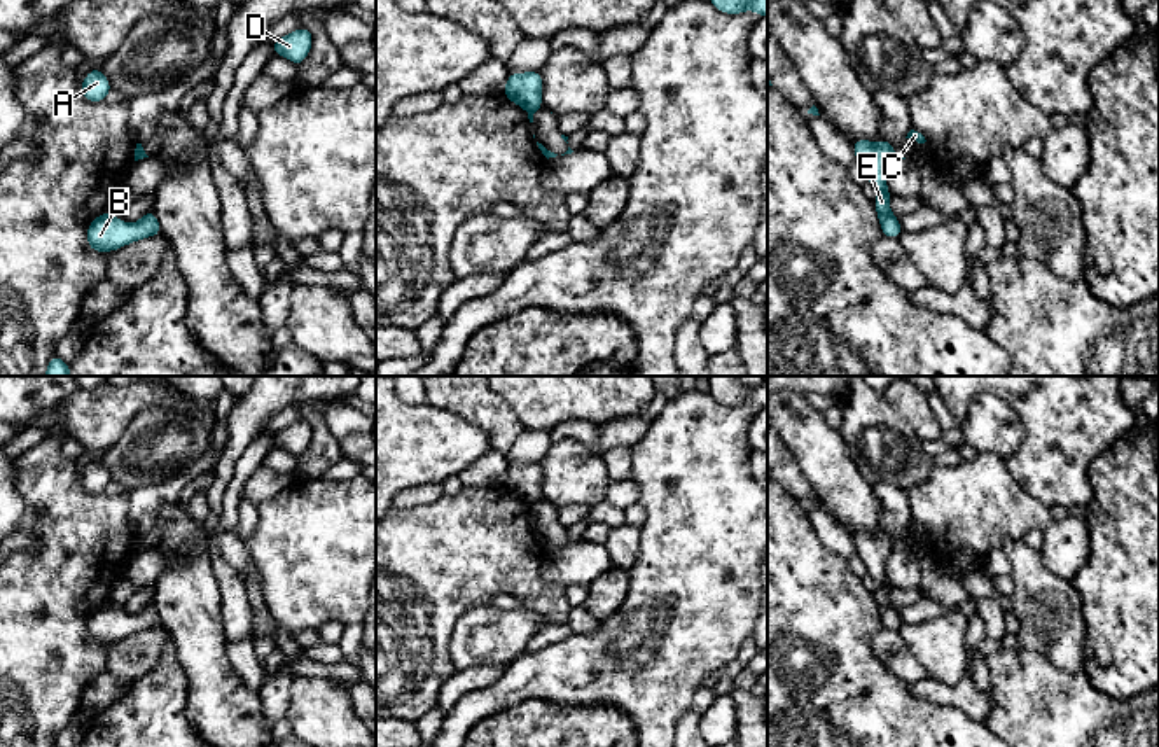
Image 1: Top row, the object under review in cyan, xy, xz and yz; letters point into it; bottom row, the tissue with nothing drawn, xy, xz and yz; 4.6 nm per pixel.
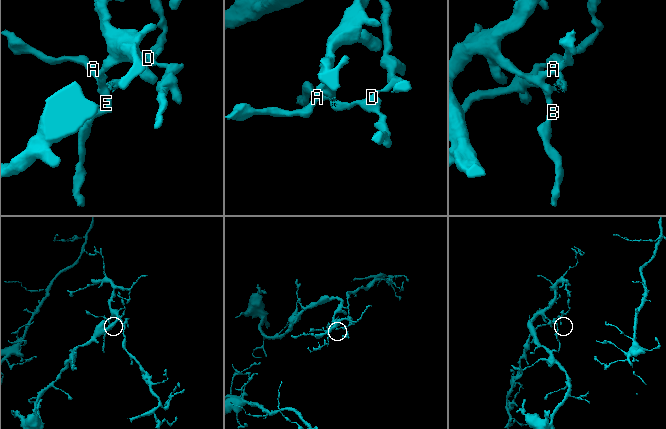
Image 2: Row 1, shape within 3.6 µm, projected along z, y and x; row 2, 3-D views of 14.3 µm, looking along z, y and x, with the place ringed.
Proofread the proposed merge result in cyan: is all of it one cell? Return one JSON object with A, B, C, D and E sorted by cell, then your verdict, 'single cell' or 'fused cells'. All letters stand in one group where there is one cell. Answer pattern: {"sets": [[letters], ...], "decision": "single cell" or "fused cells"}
{"sets": [["A", "B", "E"], ["C", "D"]], "decision": "fused cells"}

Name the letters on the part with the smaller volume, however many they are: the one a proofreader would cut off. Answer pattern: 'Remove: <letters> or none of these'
Remove: C, D

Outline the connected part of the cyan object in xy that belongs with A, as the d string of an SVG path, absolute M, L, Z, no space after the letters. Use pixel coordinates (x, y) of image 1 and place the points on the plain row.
M100 460L91 462L80 478L82 488L89 493L105 493L110 481L110 474Z

